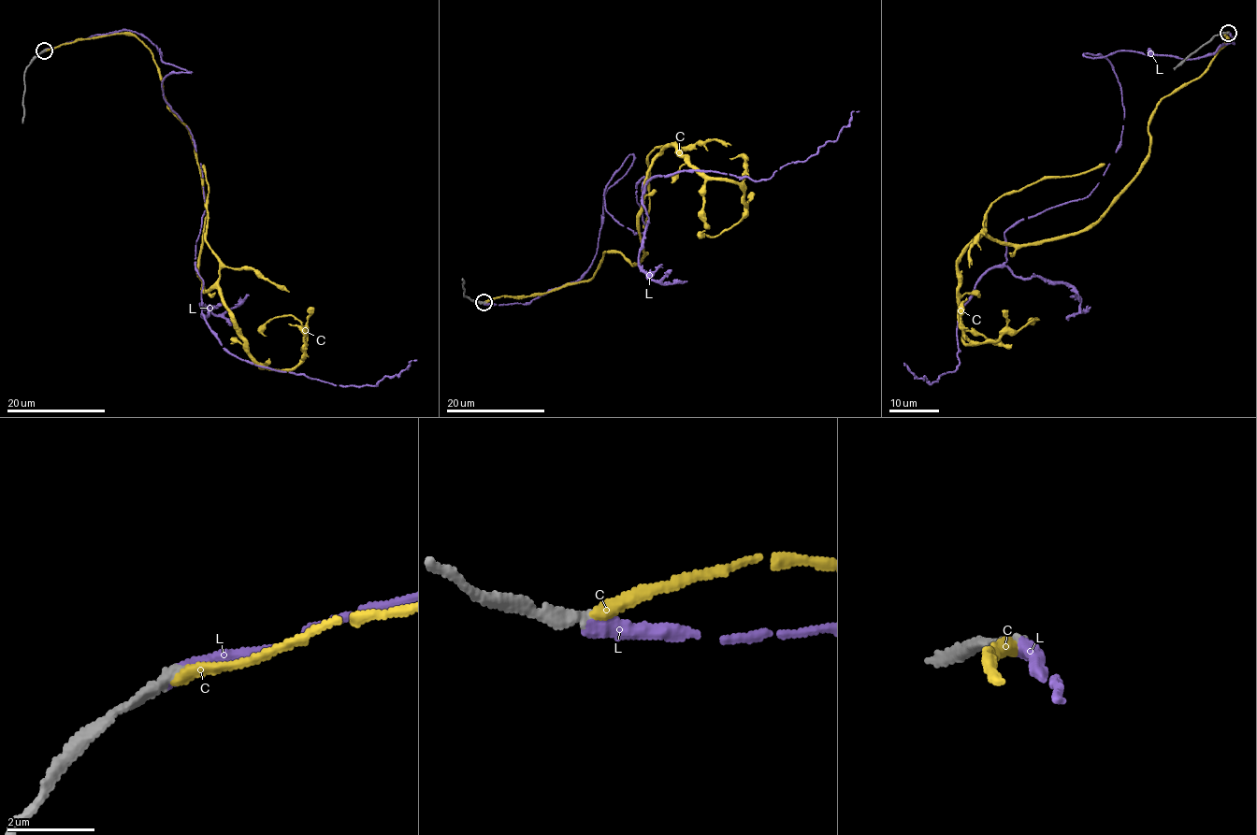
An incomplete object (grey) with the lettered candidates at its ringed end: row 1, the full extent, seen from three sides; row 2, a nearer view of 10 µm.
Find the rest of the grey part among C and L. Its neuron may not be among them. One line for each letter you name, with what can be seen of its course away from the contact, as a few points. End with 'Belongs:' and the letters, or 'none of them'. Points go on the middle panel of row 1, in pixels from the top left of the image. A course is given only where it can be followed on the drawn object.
L: it runs (484, 302), (589, 268), (631, 154), (603, 196), (634, 235), (643, 177), (766, 180), (859, 110)
Belongs: L

